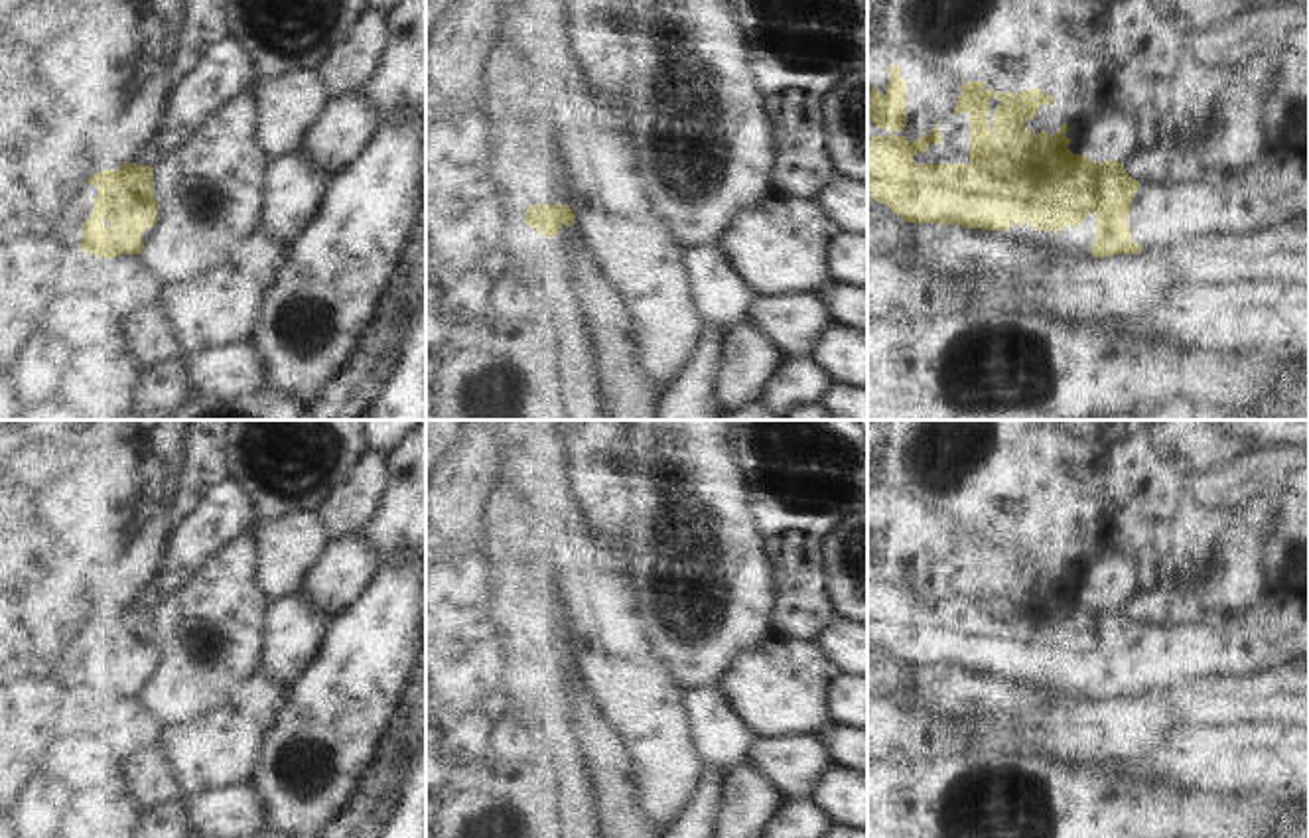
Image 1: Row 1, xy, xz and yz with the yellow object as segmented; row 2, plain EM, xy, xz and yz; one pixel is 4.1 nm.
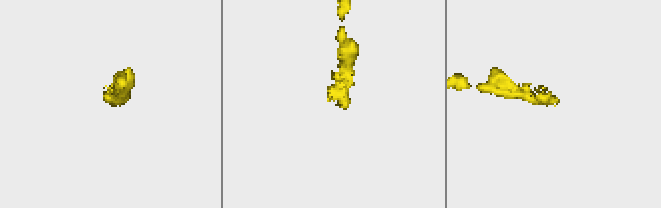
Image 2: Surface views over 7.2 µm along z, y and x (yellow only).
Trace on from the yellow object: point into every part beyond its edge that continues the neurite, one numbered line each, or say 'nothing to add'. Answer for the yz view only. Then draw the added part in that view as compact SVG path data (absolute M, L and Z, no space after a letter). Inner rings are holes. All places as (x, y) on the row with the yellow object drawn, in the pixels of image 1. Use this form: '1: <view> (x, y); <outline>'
1: yz (1252, 208); M1266 134L1220 164L1212 179L1139 181L1126 215L1132 241L1141 252L1181 256L1197 237L1230 258L1279 258L1307 223L1301 207L1309 181L1309 156L1299 140L1275 140Z

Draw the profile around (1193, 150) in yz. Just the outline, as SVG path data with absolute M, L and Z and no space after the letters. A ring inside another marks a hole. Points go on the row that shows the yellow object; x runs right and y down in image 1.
M1208 79L1201 89L1212 103L1189 120L1171 112L1153 144L1124 162L1130 177L1155 183L1214 179L1218 168L1246 146L1242 138L1254 130L1254 114L1244 103L1254 89L1222 89Z

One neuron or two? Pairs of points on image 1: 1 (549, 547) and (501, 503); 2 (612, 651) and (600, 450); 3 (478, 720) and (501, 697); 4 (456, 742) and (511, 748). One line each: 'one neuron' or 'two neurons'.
1: one neuron
2: two neurons
3: one neuron
4: two neurons

